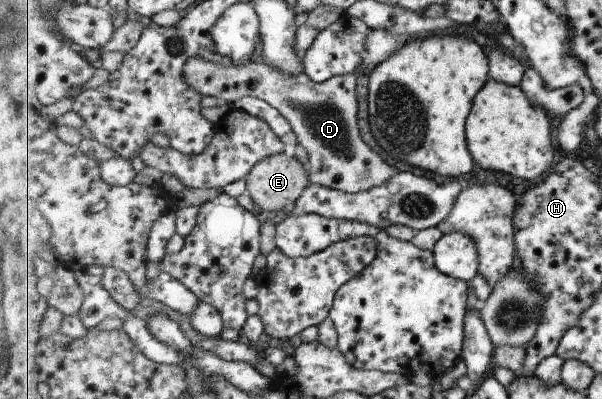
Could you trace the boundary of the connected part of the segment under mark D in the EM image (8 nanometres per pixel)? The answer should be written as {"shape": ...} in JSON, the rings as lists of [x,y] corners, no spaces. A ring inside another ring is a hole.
{"shape":[[[201,57],[189,59],[184,77],[196,91],[233,105],[245,97],[257,97],[271,104],[292,124],[311,166],[310,184],[320,184],[348,193],[360,193],[388,183],[398,172],[375,152],[357,126],[360,99],[357,74],[339,75],[327,82],[314,81],[306,71],[292,75],[265,62],[248,65],[215,64]]]}

